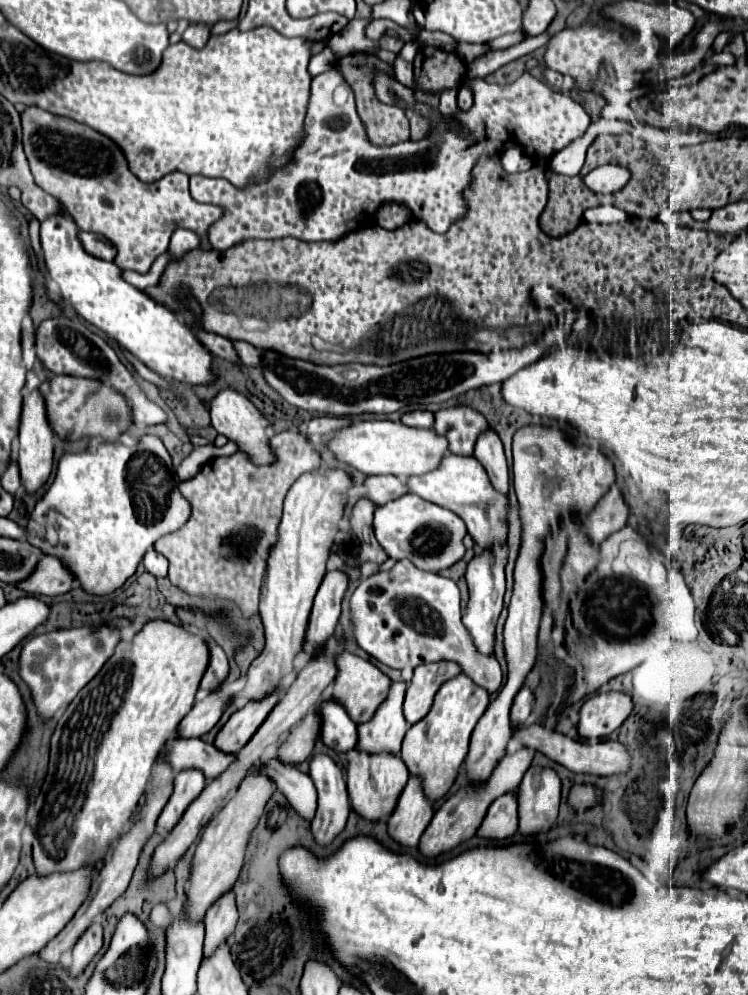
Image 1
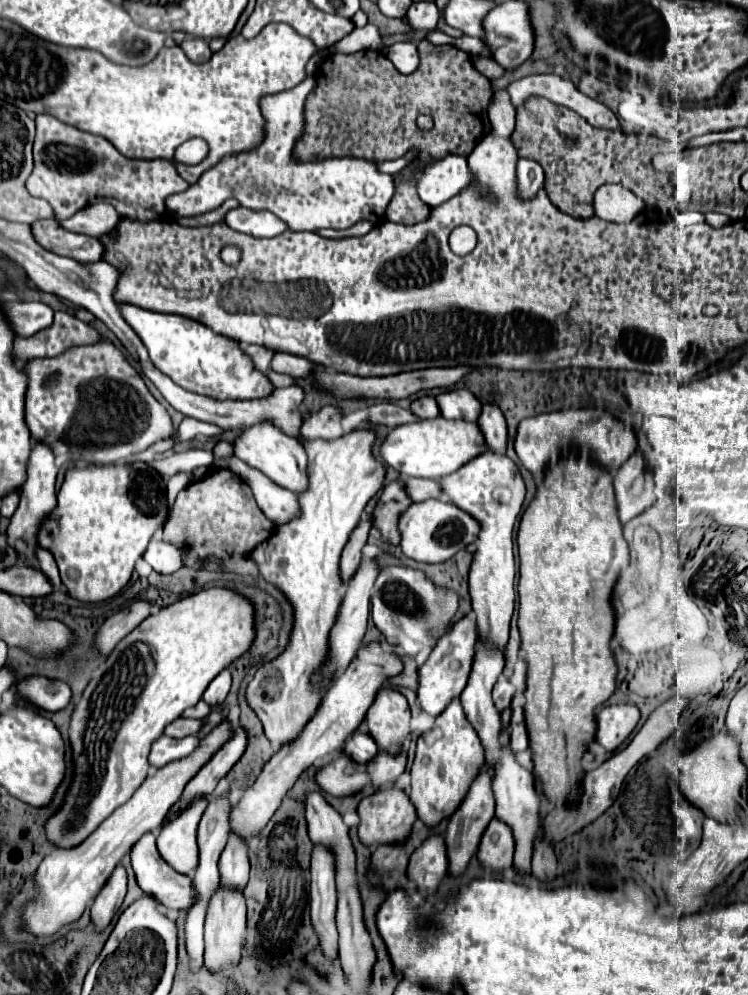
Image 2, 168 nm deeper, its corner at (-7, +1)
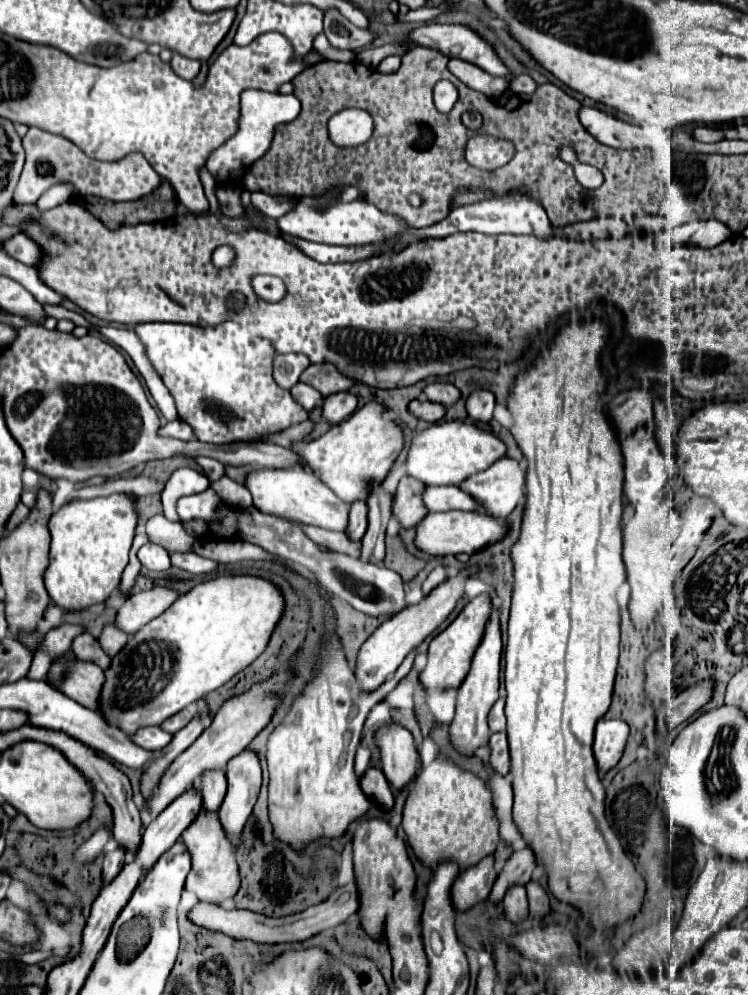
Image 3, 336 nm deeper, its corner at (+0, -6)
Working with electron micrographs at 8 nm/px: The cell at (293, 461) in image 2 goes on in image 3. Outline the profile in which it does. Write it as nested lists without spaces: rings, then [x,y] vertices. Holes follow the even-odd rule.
[[[290,465],[282,469],[254,469],[246,475],[246,487],[252,493],[254,507],[266,513],[284,515],[288,519],[296,519],[308,525],[318,525],[330,531],[344,531],[348,525],[350,507],[344,505],[332,491],[302,465]]]

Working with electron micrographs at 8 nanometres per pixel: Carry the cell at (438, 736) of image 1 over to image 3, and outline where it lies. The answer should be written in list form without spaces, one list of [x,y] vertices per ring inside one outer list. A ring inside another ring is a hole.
[[[442,755],[420,769],[404,803],[402,829],[408,835],[408,843],[418,859],[432,867],[442,859],[458,861],[460,869],[476,865],[482,857],[496,851],[500,841],[496,825],[492,795],[486,783]]]

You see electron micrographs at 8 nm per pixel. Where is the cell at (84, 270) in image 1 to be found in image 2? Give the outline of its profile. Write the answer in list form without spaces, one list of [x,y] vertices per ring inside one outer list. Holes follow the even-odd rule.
[[[131,304],[119,306],[123,318],[133,326],[149,350],[151,362],[183,390],[209,396],[213,400],[259,400],[273,394],[275,386],[255,368],[237,340],[221,336],[201,322],[175,314],[155,314]]]

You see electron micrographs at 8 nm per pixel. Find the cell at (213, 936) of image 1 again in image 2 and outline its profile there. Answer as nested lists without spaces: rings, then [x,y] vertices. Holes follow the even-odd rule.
[[[229,832],[229,842],[219,858],[219,872],[221,880],[233,888],[245,888],[249,878],[249,856],[247,856],[247,842],[235,832]]]

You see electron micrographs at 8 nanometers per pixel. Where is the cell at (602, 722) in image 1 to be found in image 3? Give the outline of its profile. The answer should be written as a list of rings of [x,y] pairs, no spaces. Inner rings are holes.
[[[600,719],[594,737],[594,757],[600,771],[612,769],[624,751],[628,739],[628,725],[620,719]]]

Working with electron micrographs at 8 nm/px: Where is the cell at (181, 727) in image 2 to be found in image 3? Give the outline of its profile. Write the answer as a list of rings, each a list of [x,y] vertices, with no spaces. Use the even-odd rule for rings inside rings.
[[[144,727],[140,729],[136,735],[132,735],[132,741],[144,749],[150,749],[150,751],[162,751],[170,741],[172,741],[174,735],[166,733],[164,729],[160,727]]]

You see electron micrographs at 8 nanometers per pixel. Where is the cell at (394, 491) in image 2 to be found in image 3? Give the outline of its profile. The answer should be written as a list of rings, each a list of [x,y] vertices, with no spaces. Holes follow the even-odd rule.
[[[410,477],[400,479],[400,485],[392,499],[392,515],[398,519],[402,529],[412,529],[428,513],[420,497],[422,489],[424,489],[424,483],[416,479],[410,479]]]

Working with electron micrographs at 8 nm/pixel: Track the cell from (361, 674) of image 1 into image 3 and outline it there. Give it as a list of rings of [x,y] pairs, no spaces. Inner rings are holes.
[[[392,719],[376,731],[374,743],[380,749],[382,771],[392,787],[400,789],[406,783],[412,783],[420,769],[420,759],[412,741],[412,733]]]

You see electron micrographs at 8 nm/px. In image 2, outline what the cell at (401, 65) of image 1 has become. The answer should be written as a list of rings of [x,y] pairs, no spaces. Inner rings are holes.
[[[401,42],[401,44],[393,44],[387,48],[387,56],[393,62],[393,66],[403,72],[403,74],[411,74],[415,72],[417,64],[419,64],[419,54],[417,54],[417,46],[413,42]]]

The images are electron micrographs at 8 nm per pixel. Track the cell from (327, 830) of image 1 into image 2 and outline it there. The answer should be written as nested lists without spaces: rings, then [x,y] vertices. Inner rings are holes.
[[[323,846],[313,848],[311,858],[311,920],[319,934],[323,952],[333,958],[337,956],[337,926],[335,926],[335,874],[331,852]]]

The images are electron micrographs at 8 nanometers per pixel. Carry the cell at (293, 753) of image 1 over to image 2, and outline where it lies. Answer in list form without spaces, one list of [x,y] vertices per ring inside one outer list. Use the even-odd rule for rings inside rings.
[[[375,640],[375,642],[369,642],[369,644],[361,646],[359,652],[355,654],[355,658],[351,660],[351,664],[343,672],[337,674],[337,680],[327,690],[319,712],[305,726],[301,736],[293,744],[281,748],[265,764],[265,768],[263,768],[261,776],[257,778],[257,782],[253,786],[249,786],[243,792],[241,800],[233,806],[233,810],[231,810],[231,830],[241,834],[245,840],[249,840],[251,836],[259,834],[263,830],[263,826],[269,822],[269,818],[275,814],[275,810],[279,808],[281,800],[285,798],[287,790],[295,784],[299,774],[303,770],[319,764],[325,754],[343,748],[343,742],[363,722],[363,718],[365,718],[371,702],[375,700],[377,692],[385,686],[385,682],[389,678],[401,674],[401,670],[403,670],[401,656],[393,648],[387,650],[383,640]]]

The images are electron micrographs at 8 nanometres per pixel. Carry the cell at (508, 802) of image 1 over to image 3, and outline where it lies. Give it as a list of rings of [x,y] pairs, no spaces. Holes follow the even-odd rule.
[[[488,855],[480,863],[464,869],[452,885],[452,903],[456,909],[468,909],[470,905],[486,899],[496,877],[498,873],[494,869],[494,855]]]

